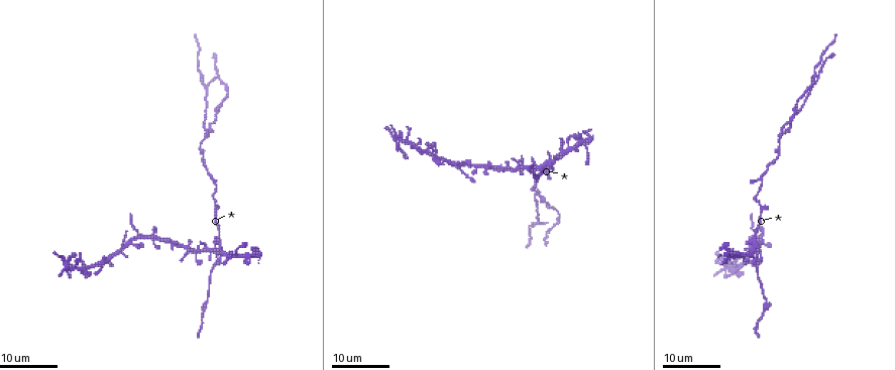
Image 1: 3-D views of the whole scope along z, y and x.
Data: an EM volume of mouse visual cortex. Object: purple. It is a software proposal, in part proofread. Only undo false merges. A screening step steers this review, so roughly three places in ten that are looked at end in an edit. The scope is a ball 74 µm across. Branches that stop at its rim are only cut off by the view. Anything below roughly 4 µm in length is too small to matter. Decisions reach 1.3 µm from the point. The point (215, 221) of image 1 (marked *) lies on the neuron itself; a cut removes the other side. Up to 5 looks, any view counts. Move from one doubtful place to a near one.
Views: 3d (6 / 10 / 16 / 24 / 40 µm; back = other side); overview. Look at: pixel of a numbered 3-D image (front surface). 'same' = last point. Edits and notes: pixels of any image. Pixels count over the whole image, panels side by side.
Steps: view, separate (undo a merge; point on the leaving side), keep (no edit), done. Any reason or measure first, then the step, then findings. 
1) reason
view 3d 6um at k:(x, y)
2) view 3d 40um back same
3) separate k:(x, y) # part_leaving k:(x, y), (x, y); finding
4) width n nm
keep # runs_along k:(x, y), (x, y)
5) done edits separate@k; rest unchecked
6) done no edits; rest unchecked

side arm on a straight run
view 3d 24um at 1:(762, 182)

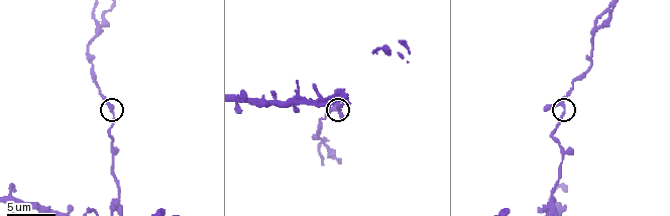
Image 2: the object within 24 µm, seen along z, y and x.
view 3d 10um at 2:(564, 108)

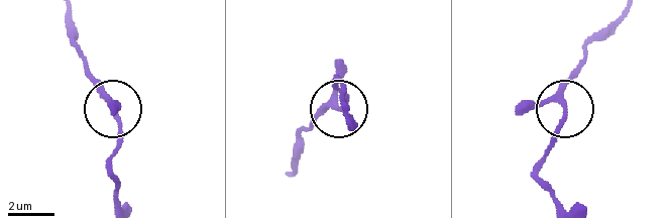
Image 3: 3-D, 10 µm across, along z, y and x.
arms 3
keep # runs_along 3:(115, 200), (110, 166), (121, 125), (87, 63); all the same neuron

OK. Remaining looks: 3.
view 3d 10um at 2:(346, 101)

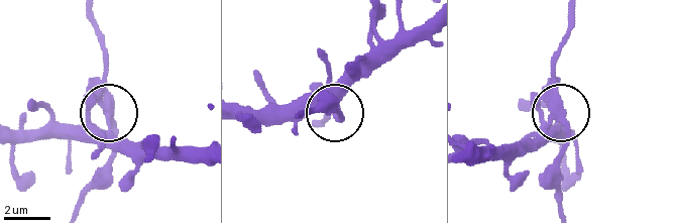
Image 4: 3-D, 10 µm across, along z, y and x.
side_arm 19 um
keep # runs_along 4:(575, 17), (552, 74), (552, 102), (564, 131), (558, 170); continuous, no second neuron

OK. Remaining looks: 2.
a fork
view 3d 16um at 2:(601, 26)

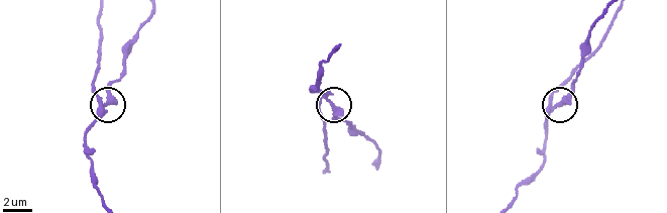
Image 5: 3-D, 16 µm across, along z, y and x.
width 300 nm
separate 5:(108, 101) # part_leaving 5:(99, 109), (122, 71), (126, 42), (151, 9); two neurons meet here

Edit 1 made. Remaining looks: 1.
done edits separate@5; rest unchecked

